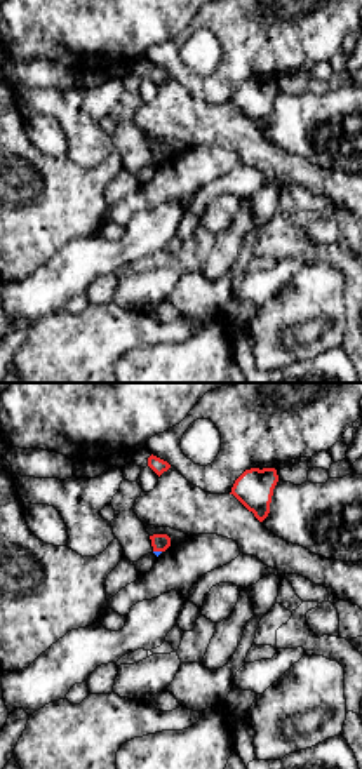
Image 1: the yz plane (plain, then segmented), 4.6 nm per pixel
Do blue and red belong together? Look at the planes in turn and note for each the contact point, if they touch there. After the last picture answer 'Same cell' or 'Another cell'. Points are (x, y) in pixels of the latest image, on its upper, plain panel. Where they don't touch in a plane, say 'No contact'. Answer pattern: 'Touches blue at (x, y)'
Touches blue at (157, 162)

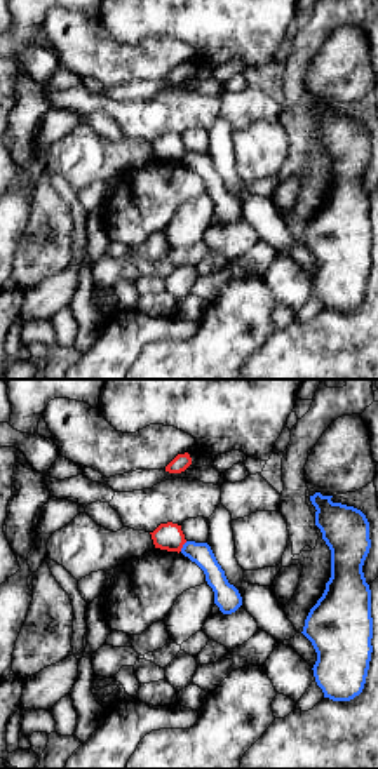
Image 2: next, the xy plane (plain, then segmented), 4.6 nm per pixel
Touches blue at (183, 157)

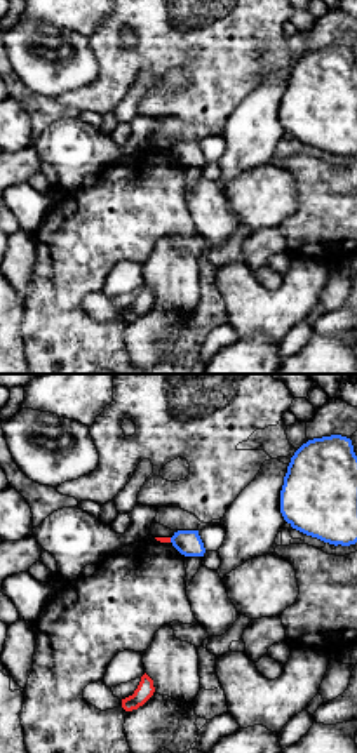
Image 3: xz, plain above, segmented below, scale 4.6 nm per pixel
Touches blue at (171, 150)

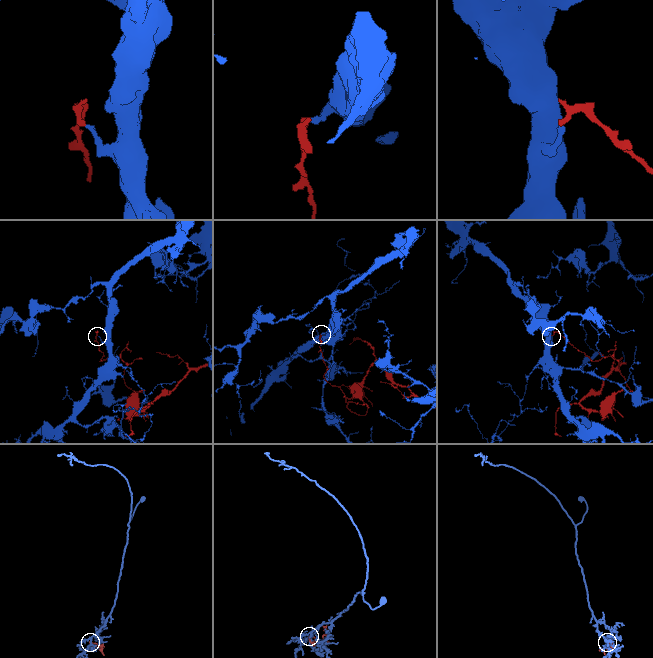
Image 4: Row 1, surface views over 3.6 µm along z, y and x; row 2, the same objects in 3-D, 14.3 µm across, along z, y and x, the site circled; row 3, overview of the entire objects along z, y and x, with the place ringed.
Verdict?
Another cell

